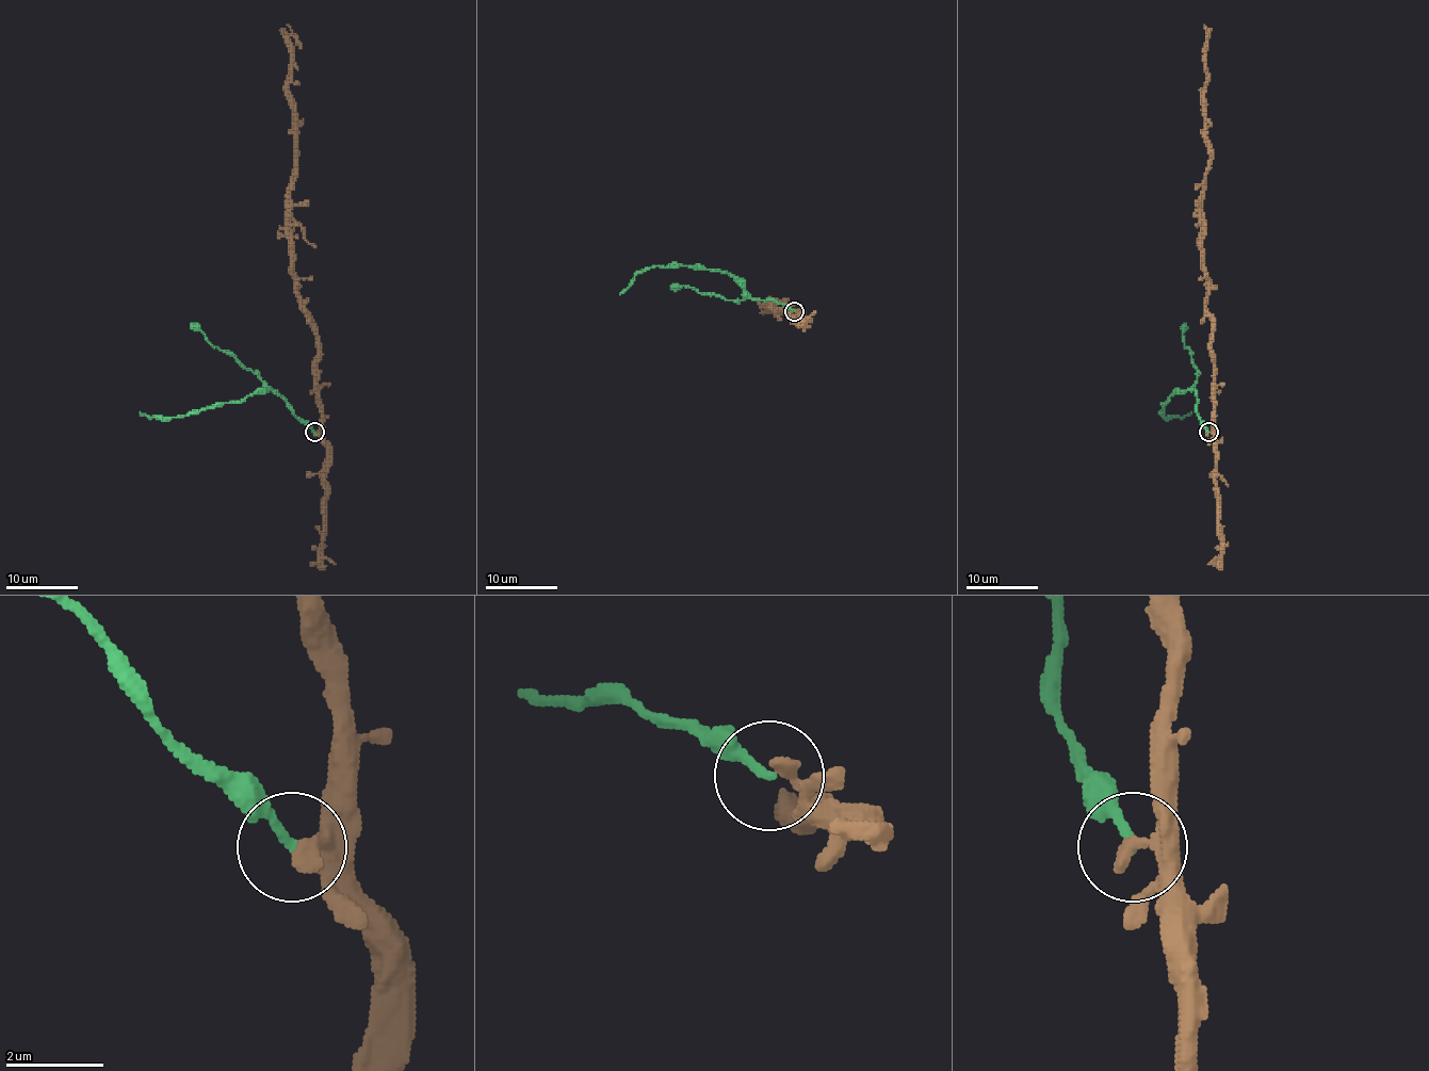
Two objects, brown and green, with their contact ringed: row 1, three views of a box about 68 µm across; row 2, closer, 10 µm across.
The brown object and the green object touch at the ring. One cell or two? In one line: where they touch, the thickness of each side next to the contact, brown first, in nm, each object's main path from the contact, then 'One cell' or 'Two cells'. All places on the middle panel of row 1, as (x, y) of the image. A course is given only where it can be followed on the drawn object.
Place: (794, 311). Thickness 300 nm (brown) against 180 nm. Course of brown: (795, 311), (801, 317), (786, 309), (777, 311), (770, 304), (776, 312), (766, 307). Course of green: (794, 311), (774, 299), (756, 299), (719, 270), (696, 270), (691, 265), (652, 265), (642, 270), (620, 294). Two cells

